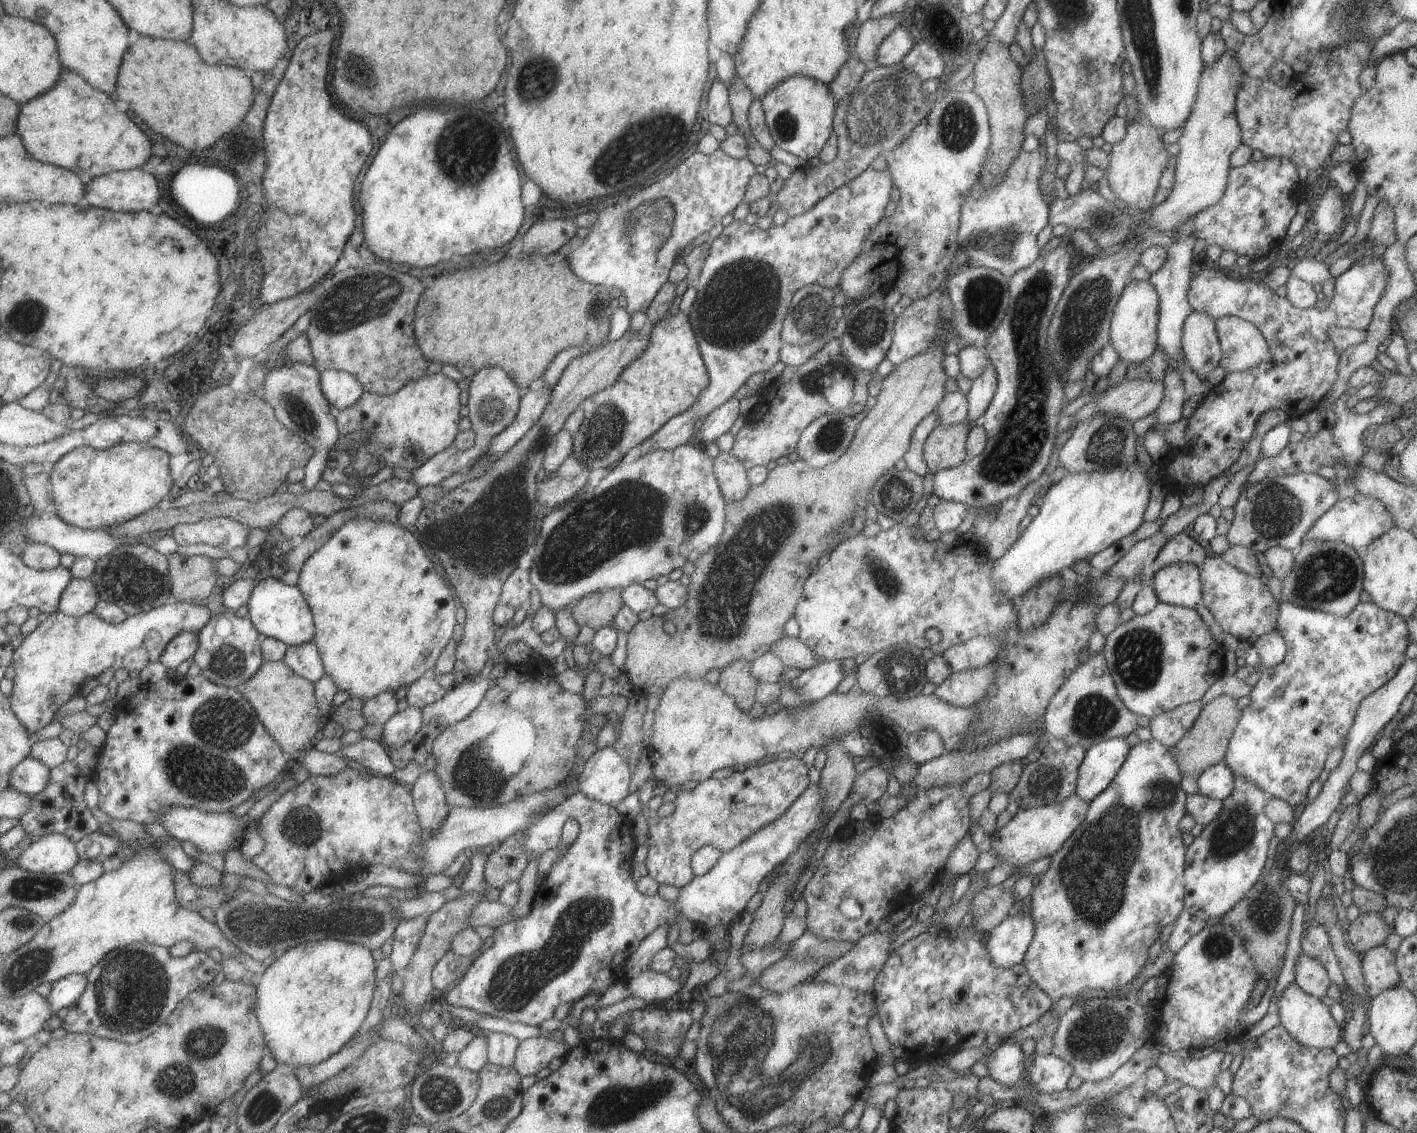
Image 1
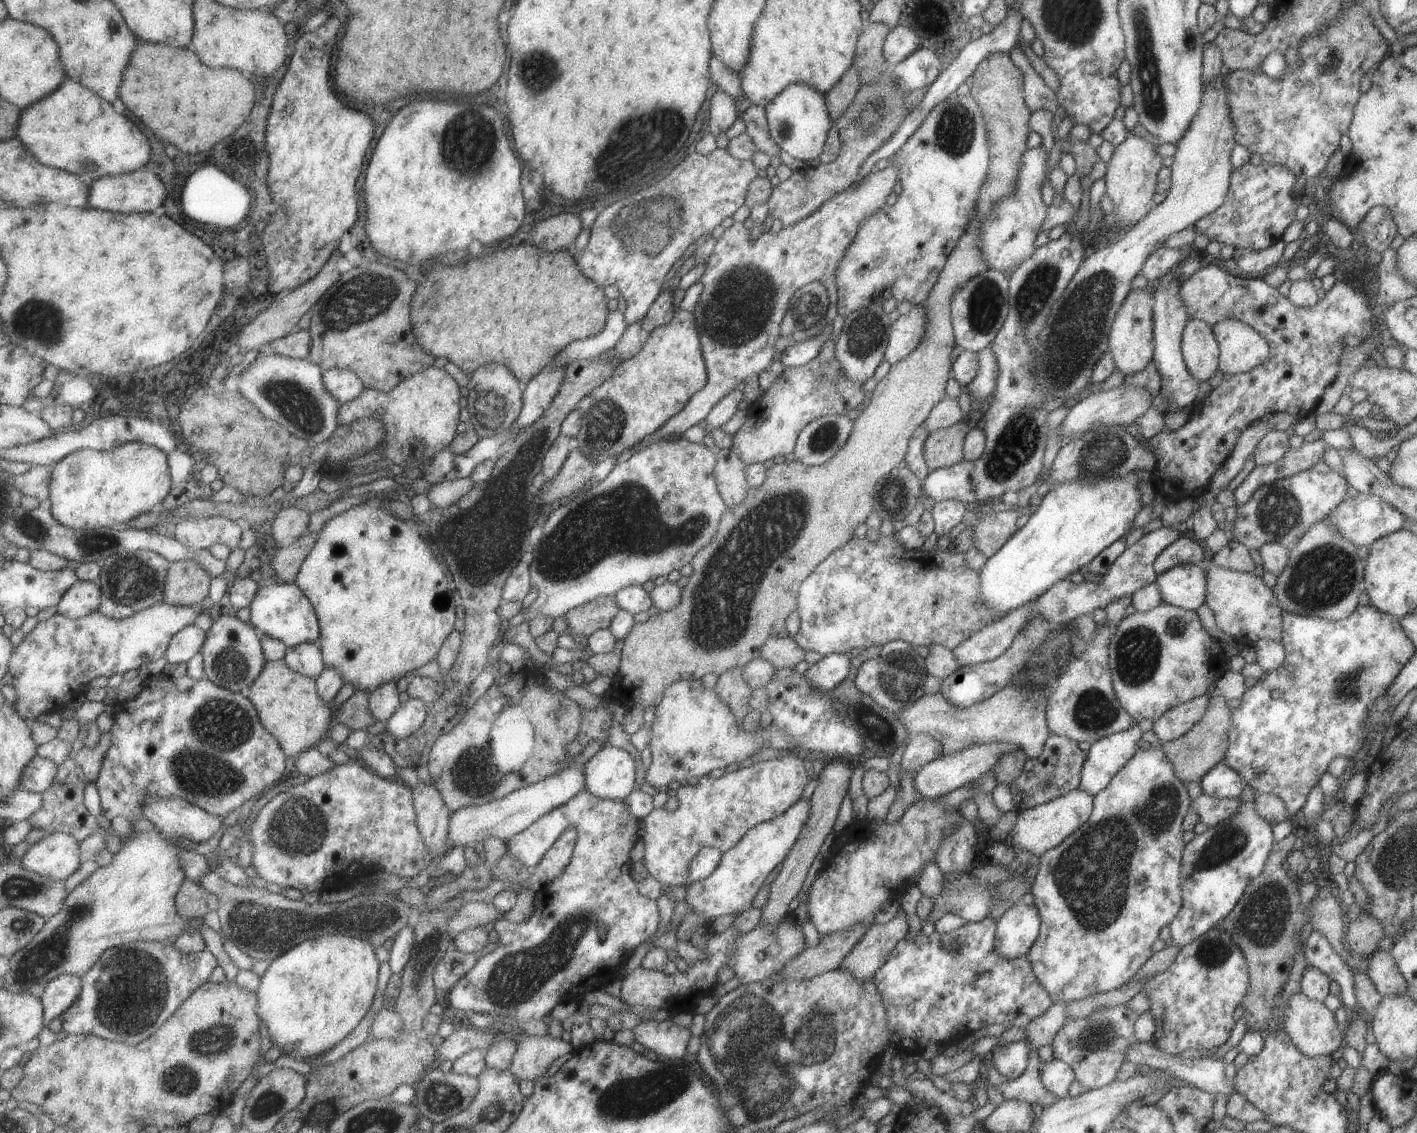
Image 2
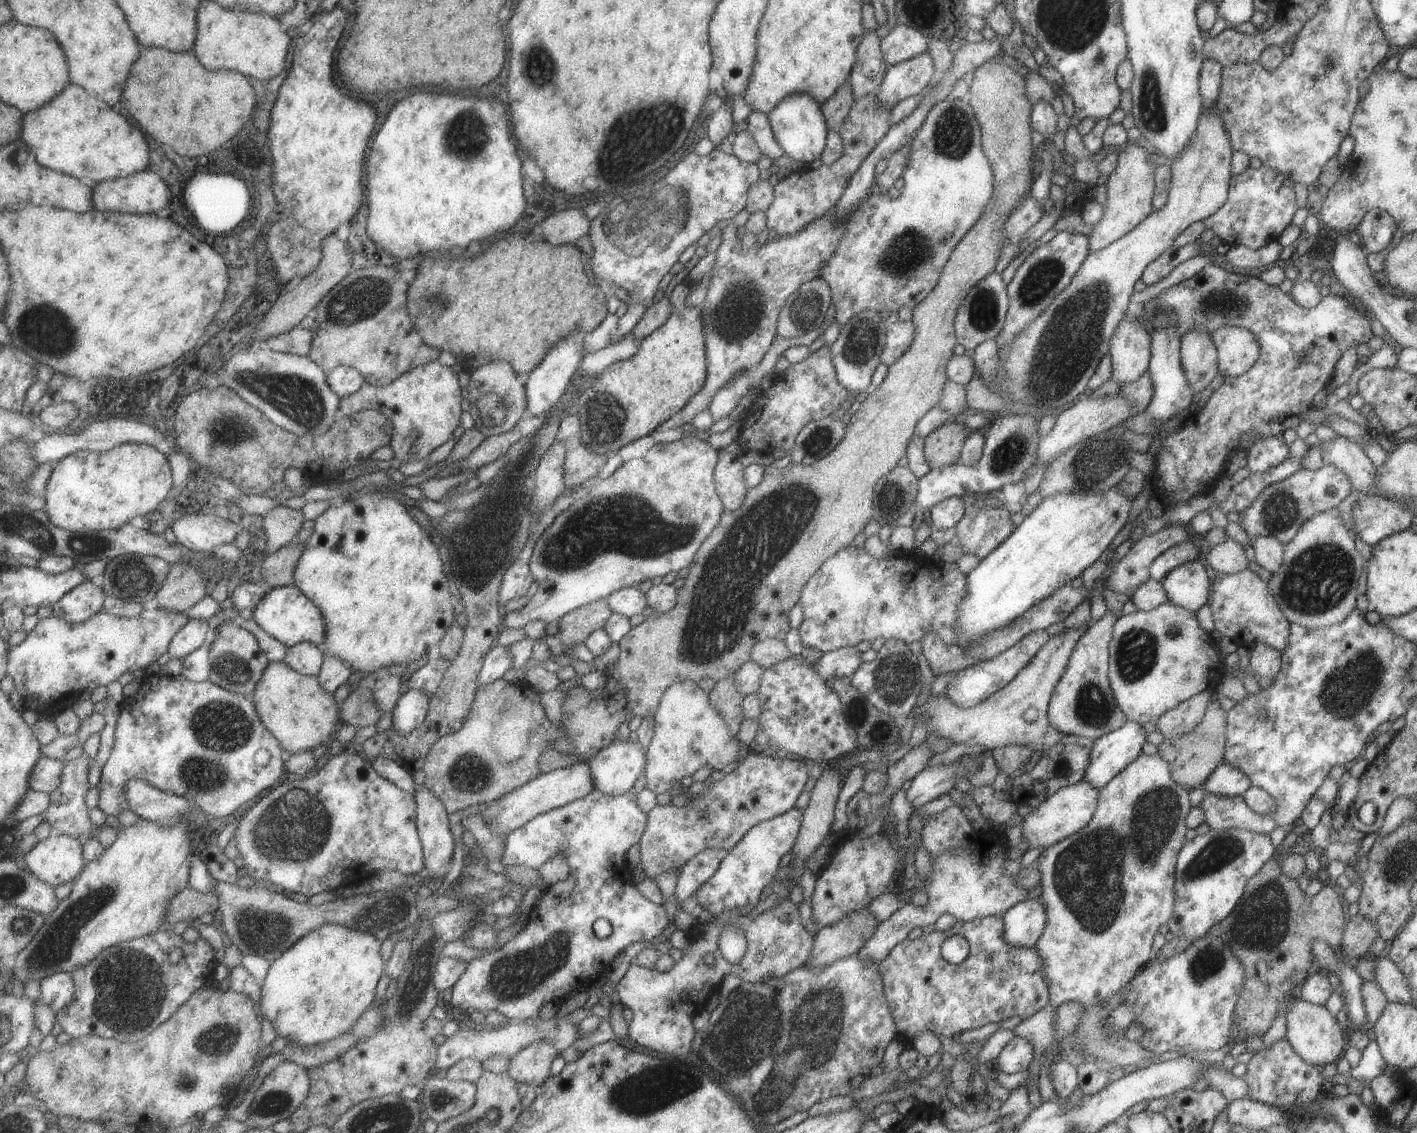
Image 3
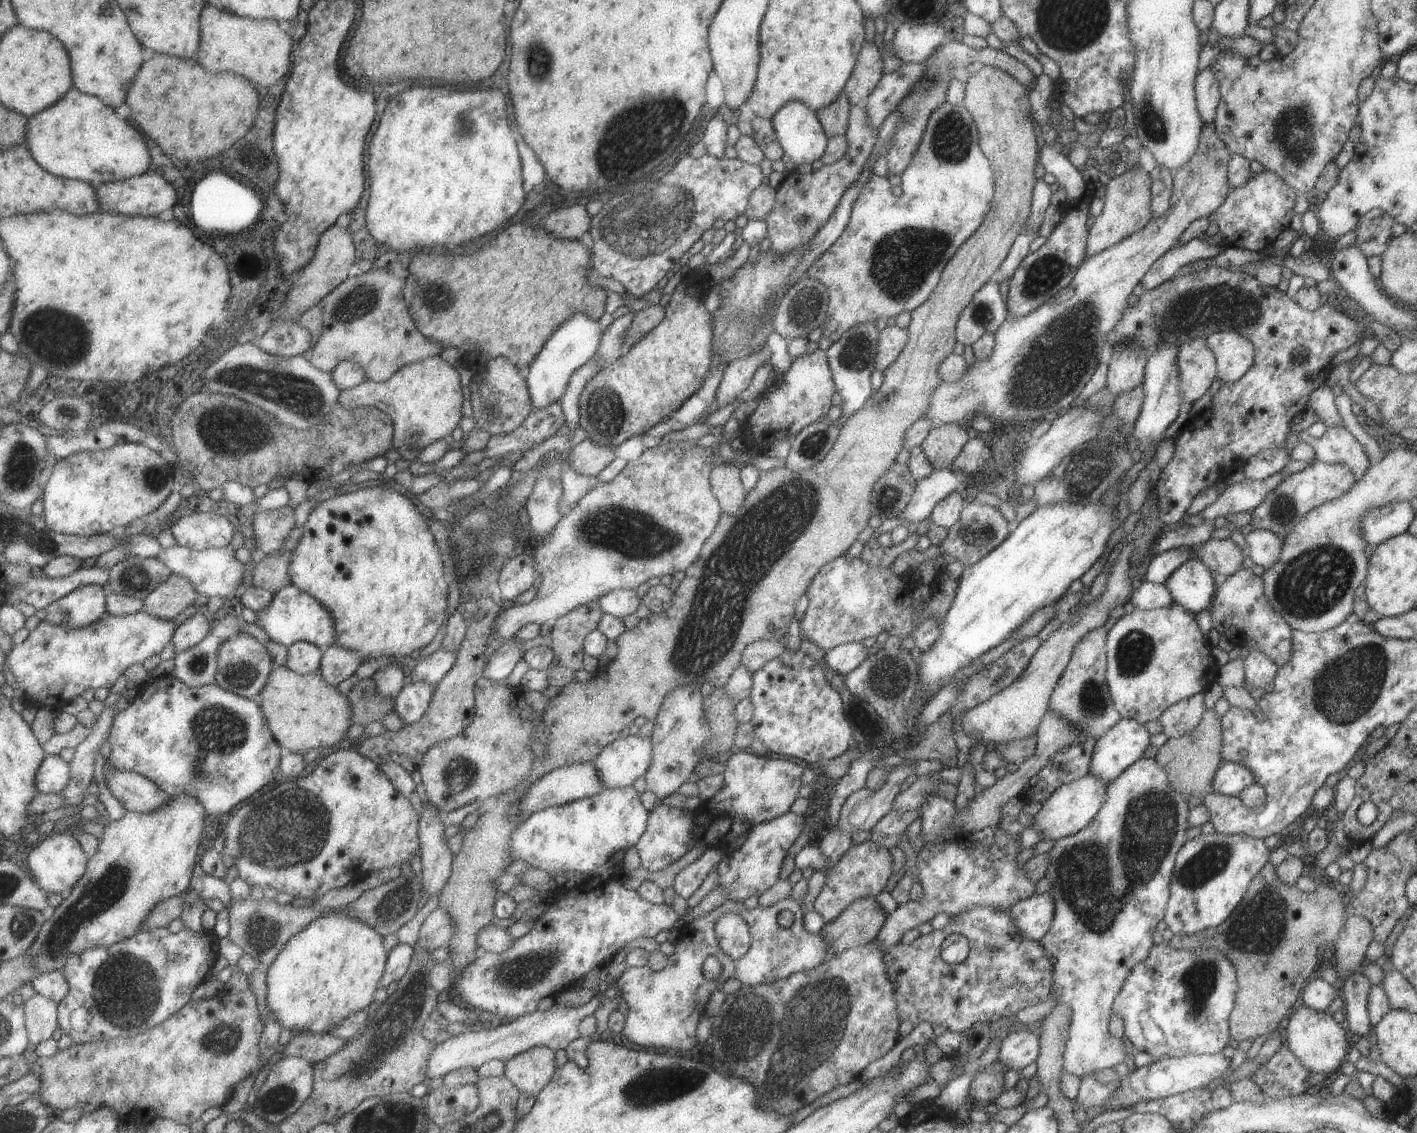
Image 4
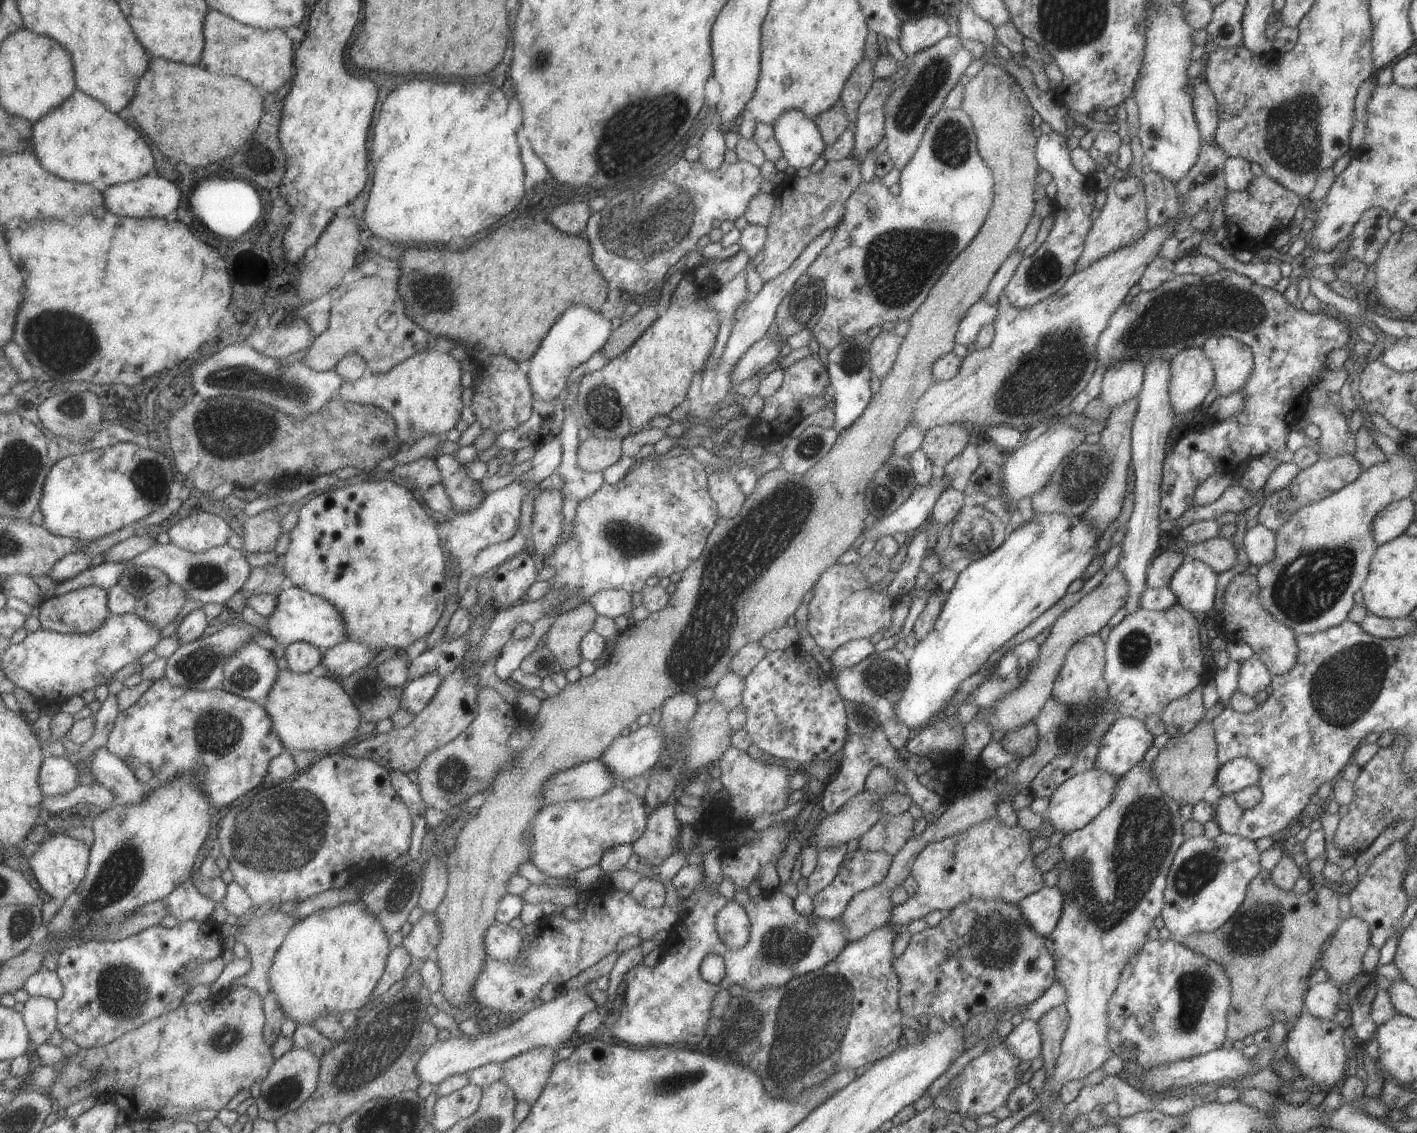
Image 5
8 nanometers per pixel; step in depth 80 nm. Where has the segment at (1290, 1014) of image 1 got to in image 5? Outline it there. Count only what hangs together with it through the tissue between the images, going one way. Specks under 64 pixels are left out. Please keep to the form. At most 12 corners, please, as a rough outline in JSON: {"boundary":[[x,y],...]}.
{"boundary":[[1305,1008],[1281,1049],[1314,1090],[1342,1084],[1346,1030]]}

